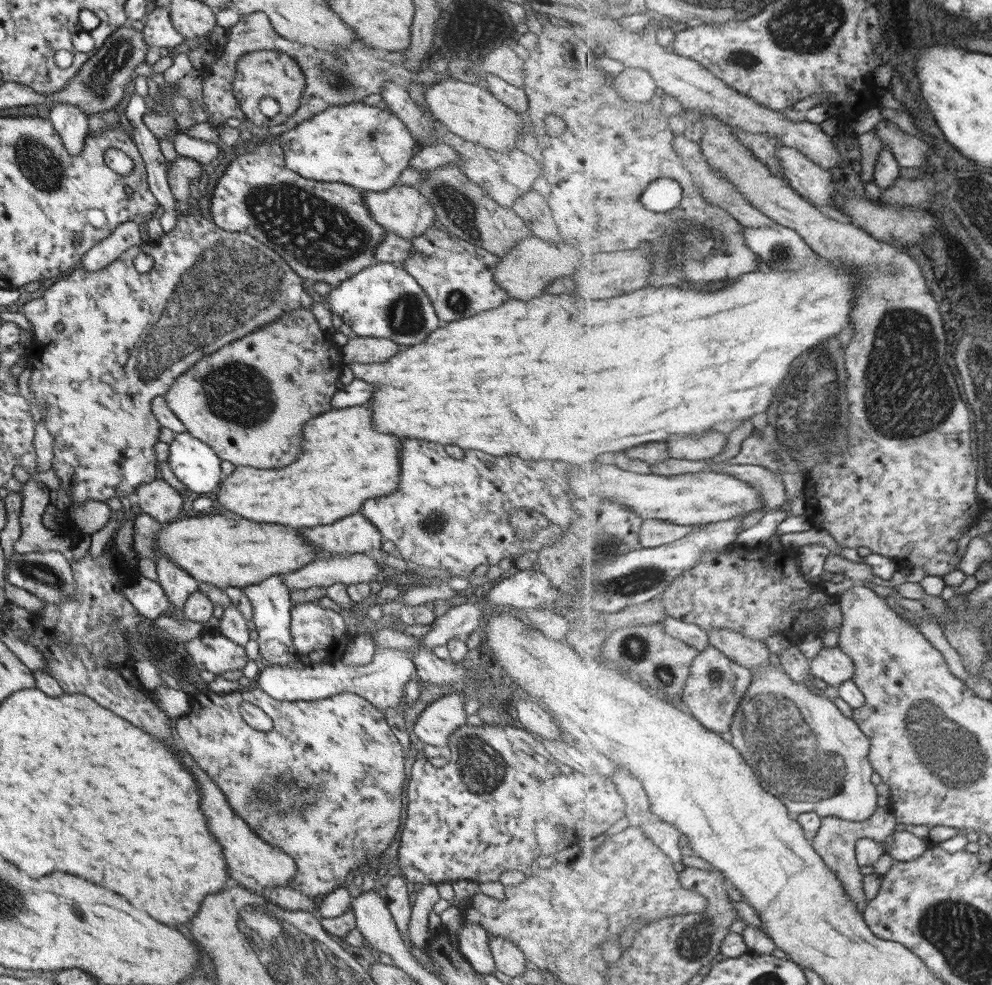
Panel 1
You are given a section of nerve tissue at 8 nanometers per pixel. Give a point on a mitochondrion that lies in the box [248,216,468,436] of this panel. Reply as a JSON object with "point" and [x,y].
{"point":[405,315]}

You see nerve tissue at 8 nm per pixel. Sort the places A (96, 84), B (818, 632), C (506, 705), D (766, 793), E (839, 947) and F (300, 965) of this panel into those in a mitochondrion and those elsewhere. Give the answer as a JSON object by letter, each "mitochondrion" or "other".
{"A":"mitochondrion","B":"other","C":"other","D":"mitochondrion","E":"other","F":"mitochondrion"}

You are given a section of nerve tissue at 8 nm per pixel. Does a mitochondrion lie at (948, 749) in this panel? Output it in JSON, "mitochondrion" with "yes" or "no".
{"mitochondrion":"yes"}

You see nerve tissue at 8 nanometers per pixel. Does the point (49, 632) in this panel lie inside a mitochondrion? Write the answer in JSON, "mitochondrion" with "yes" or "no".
{"mitochondrion":"no"}

